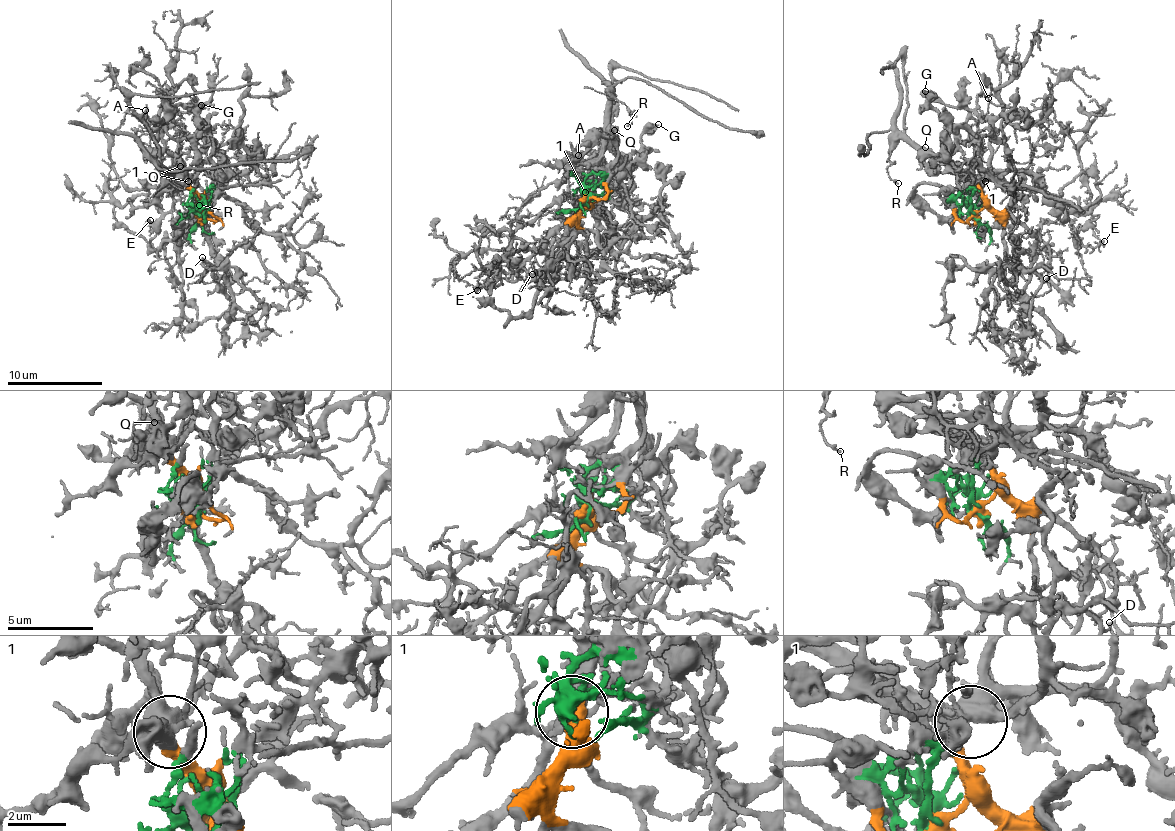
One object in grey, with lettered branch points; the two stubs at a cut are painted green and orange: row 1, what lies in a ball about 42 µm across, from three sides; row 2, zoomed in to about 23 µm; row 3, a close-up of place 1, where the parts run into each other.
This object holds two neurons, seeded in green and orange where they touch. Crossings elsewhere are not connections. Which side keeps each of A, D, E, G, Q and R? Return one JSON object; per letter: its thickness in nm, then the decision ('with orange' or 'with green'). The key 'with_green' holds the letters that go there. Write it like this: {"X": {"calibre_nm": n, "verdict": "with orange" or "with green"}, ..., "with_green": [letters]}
{"A": {"calibre_nm": 120, "verdict": "with orange"}, "D": {"calibre_nm": 120, "verdict": "with orange"}, "E": {"calibre_nm": 140, "verdict": "with orange"}, "G": {"calibre_nm": 360, "verdict": "with green"}, "Q": {"calibre_nm": 480, "verdict": "with green"}, "R": {"calibre_nm": 140, "verdict": "with orange"}, "with_green": ["G", "Q"]}

